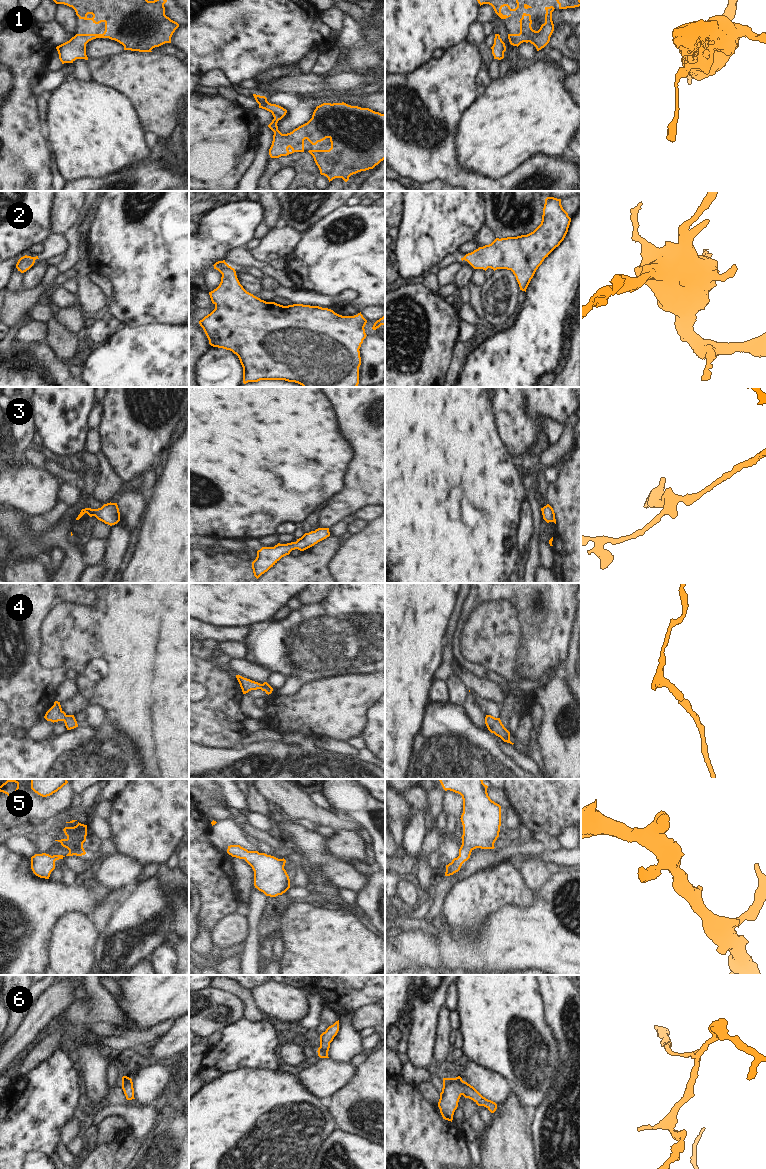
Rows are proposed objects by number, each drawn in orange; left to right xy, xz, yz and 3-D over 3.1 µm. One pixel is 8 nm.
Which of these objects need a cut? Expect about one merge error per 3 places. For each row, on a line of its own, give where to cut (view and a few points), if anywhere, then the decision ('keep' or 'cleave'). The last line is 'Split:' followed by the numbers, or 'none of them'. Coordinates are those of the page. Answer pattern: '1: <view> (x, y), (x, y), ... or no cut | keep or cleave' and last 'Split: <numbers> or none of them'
1: no cut | keep
2: no cut | keep
3: no cut | keep
4: no cut | keep
5: no cut | keep
6: no cut | keep
Split: none of them

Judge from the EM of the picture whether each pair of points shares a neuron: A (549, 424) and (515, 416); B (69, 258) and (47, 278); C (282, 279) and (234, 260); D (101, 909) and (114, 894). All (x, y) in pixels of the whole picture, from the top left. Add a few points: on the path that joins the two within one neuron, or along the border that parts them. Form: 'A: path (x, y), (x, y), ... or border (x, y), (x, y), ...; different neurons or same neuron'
A: border (537, 414), (540, 412), (546, 413), (564, 422); different neurons
B: border (55, 265), (59, 271); different neurons
C: path (270, 272), (261, 265), (246, 260); same neuron
D: path (105, 905), (112, 898); same neuron

